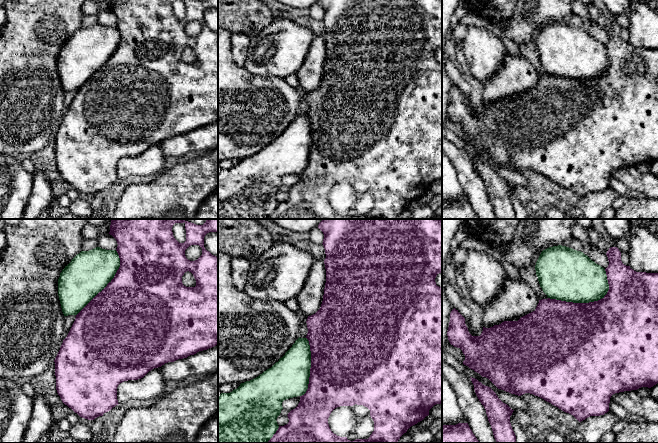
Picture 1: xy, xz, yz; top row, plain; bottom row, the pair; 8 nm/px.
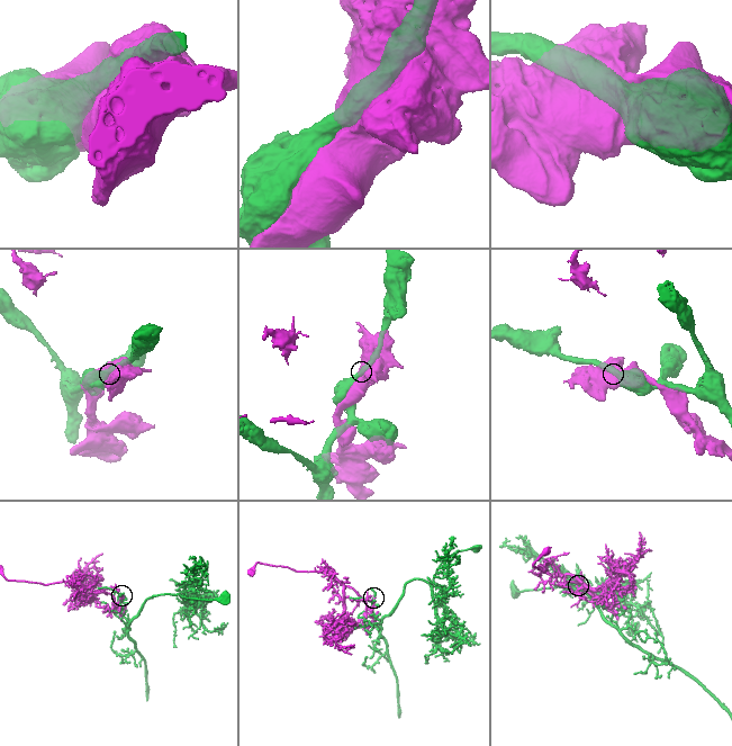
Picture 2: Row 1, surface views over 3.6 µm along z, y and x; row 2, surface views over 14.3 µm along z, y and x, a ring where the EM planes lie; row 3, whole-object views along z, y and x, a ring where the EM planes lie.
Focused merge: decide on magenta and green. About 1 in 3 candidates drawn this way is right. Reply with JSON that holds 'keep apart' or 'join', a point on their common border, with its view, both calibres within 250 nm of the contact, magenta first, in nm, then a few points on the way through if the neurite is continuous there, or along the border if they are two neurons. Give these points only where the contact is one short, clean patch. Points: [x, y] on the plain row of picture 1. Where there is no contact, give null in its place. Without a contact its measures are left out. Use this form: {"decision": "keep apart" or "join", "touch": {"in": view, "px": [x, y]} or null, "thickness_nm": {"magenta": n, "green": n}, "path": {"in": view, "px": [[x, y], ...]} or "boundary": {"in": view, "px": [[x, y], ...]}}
{"decision": "keep apart", "touch": {"in": "yz", "px": [589, 78]}, "thickness_nm": {"magenta": 500, "green": 400}}

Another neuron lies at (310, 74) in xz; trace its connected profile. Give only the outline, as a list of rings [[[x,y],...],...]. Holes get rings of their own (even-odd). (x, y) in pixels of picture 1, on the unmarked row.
[[[316,36],[309,48],[303,65],[296,72],[299,88],[311,92],[321,83],[326,59],[324,36]]]

